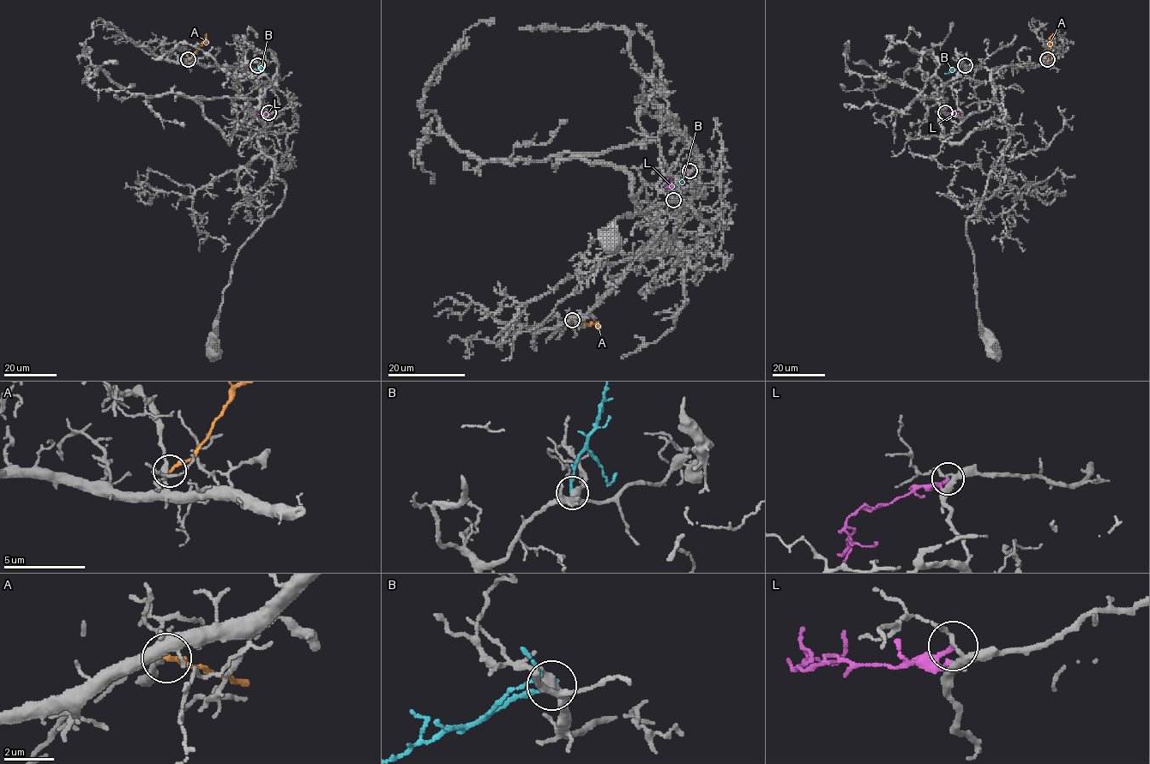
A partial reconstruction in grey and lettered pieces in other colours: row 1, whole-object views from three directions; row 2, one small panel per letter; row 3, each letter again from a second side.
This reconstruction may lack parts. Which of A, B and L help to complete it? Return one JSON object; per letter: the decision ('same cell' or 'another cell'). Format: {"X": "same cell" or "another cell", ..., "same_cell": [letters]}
{"A": "another cell", "B": "another cell", "L": "another cell", "same_cell": []}

